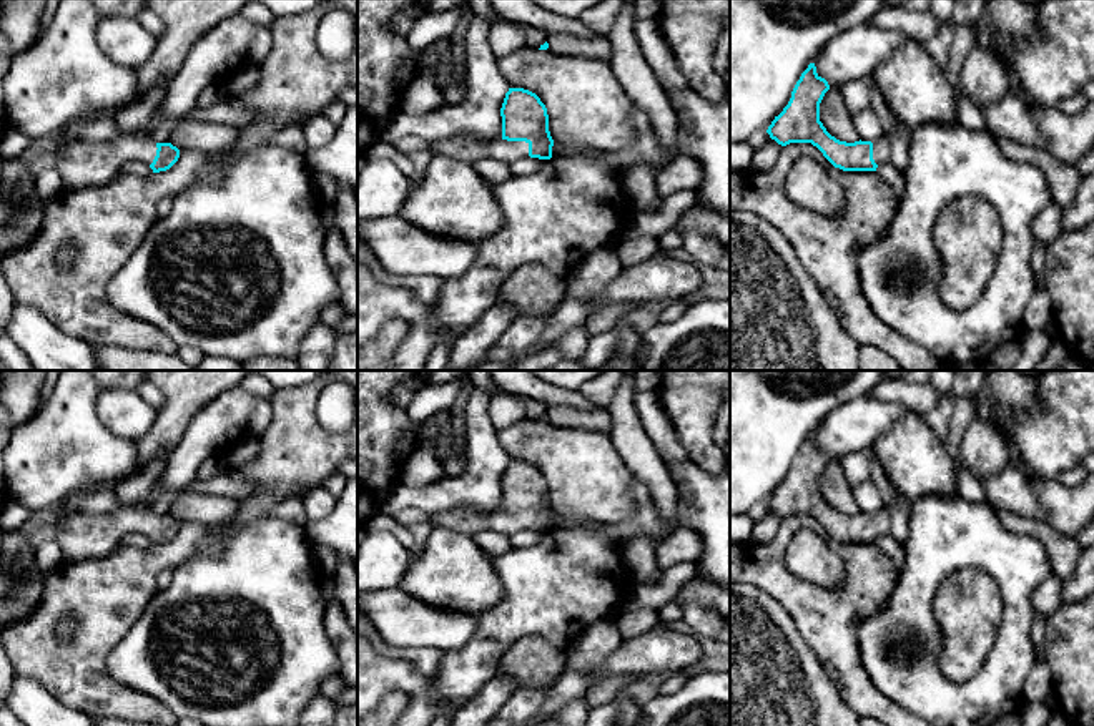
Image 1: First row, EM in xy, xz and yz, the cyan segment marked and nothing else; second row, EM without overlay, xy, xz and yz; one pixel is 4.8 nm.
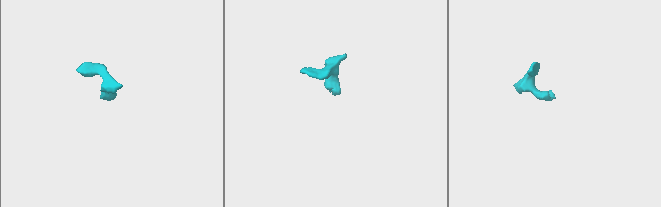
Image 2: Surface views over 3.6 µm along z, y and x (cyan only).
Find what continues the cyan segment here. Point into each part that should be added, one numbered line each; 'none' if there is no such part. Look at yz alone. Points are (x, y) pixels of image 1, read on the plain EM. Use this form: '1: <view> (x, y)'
1: yz (882, 520)

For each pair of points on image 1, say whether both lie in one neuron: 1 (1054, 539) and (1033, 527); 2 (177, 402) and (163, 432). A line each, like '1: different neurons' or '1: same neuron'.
1: same neuron
2: same neuron

